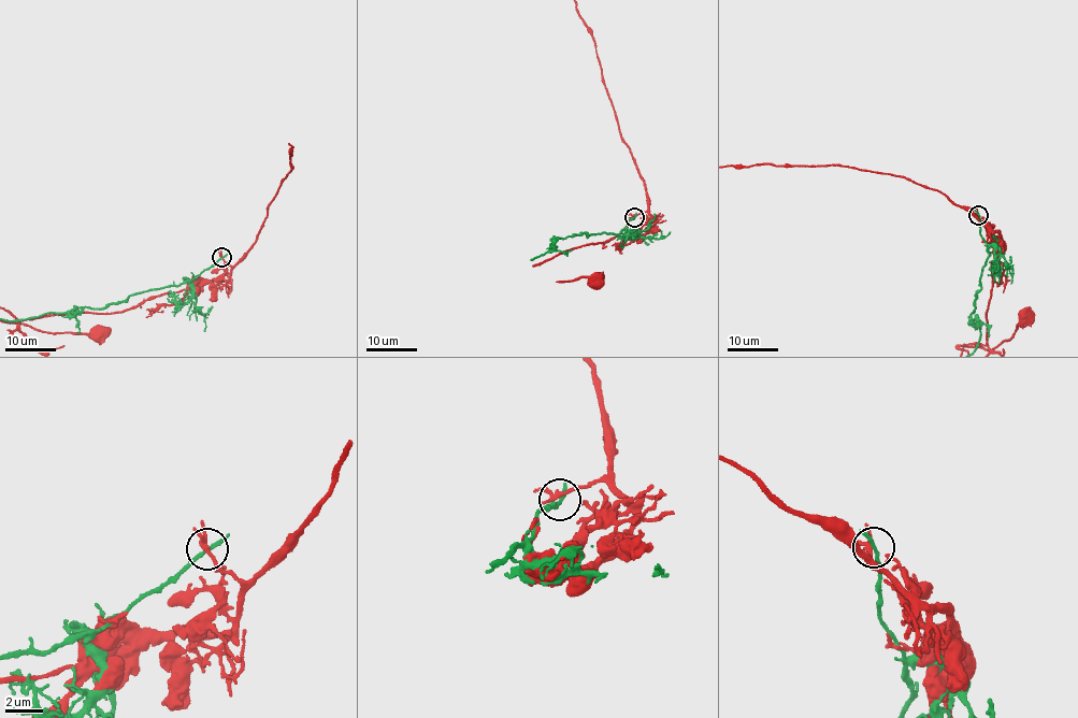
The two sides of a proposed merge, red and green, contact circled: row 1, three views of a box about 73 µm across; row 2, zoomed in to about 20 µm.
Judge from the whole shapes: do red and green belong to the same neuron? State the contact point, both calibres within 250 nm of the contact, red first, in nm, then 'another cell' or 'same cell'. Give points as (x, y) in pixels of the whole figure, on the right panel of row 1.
at (978, 215); 200 nm thick on the red side, 190 nm on the other; another cell

